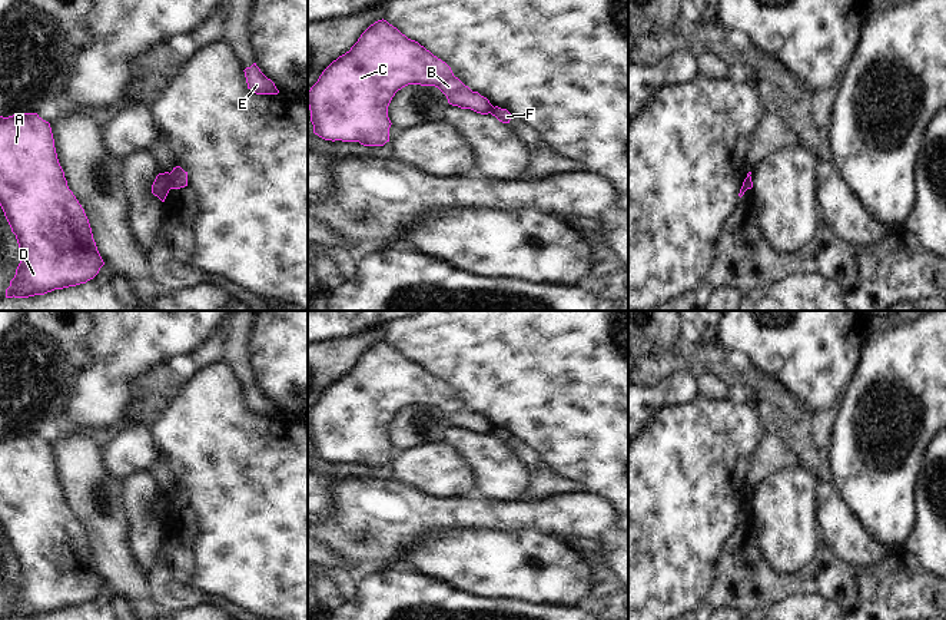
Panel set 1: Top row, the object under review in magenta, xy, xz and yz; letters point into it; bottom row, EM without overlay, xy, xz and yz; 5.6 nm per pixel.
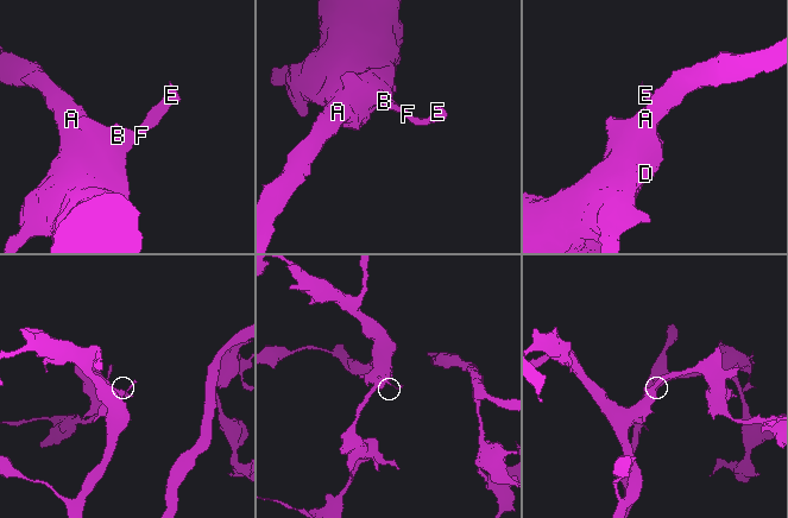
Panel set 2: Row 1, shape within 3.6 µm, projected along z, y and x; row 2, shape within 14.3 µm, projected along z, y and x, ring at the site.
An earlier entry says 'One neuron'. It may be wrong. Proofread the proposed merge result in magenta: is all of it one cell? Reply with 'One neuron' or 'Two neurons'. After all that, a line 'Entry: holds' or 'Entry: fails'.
Two neurons.
Entry: fails

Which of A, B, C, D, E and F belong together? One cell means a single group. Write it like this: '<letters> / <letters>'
A B C D / E F

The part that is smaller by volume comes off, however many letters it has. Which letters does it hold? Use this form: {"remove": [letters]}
{"remove": ["E", "F"]}

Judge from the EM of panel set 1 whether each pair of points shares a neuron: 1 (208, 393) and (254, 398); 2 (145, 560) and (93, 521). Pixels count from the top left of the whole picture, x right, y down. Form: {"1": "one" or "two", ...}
{"1": "two", "2": "two"}

